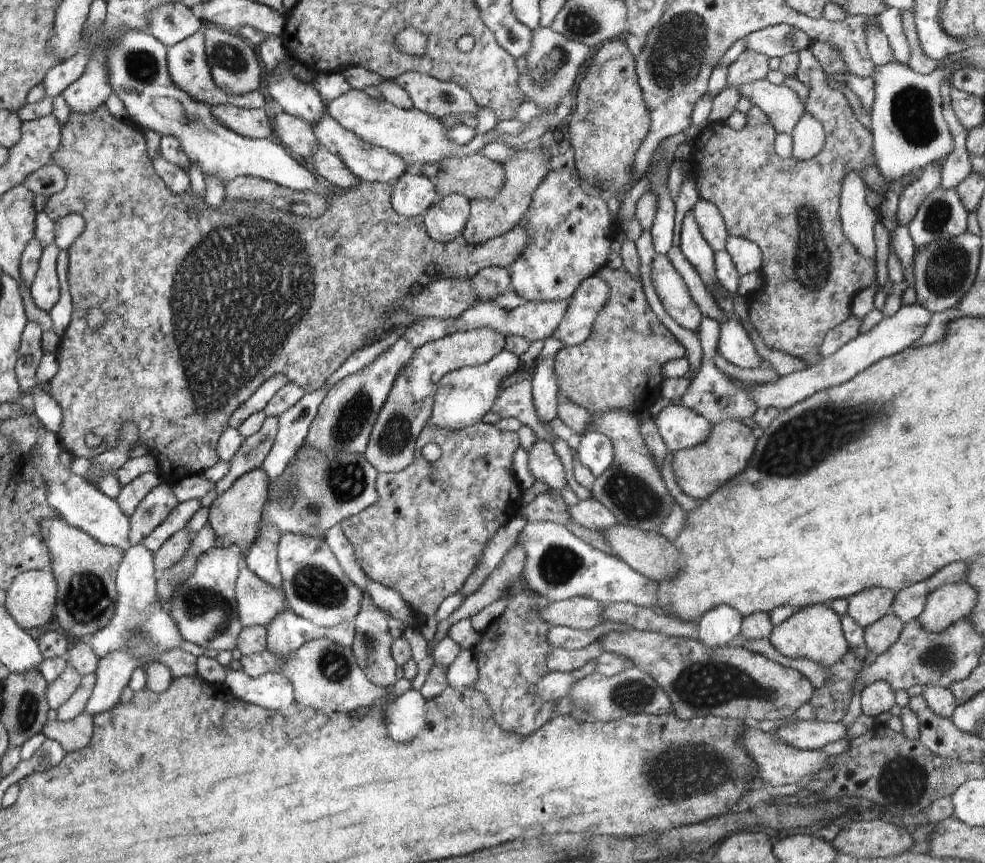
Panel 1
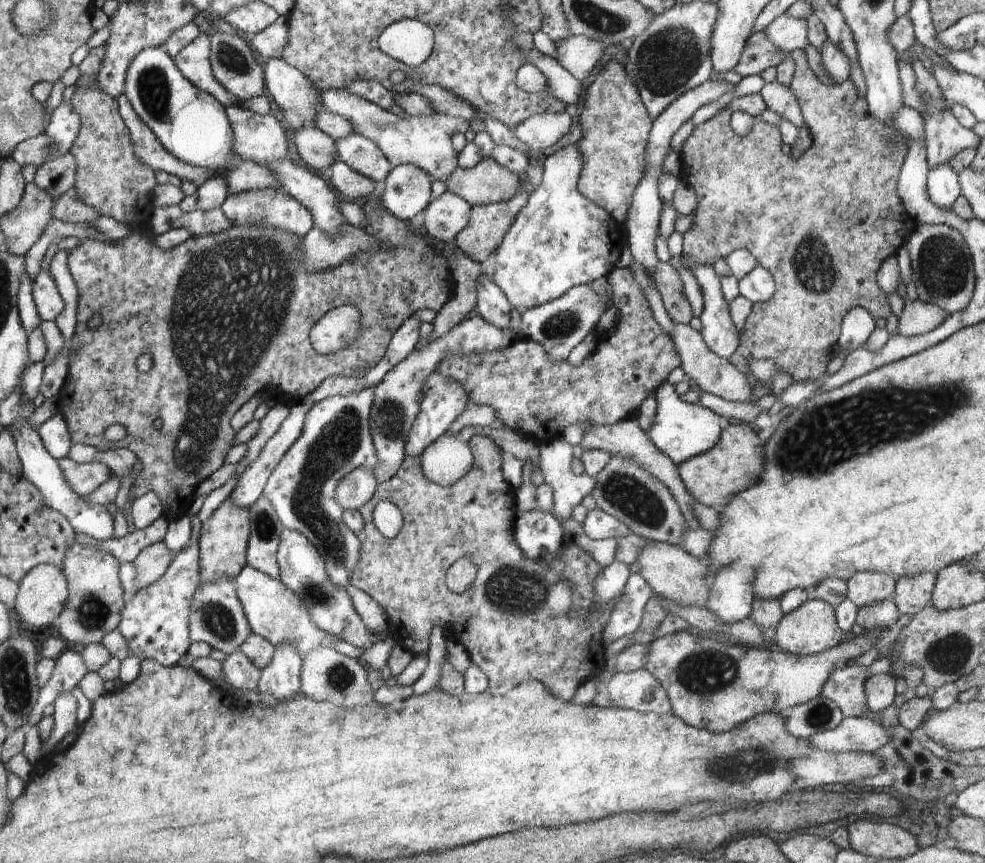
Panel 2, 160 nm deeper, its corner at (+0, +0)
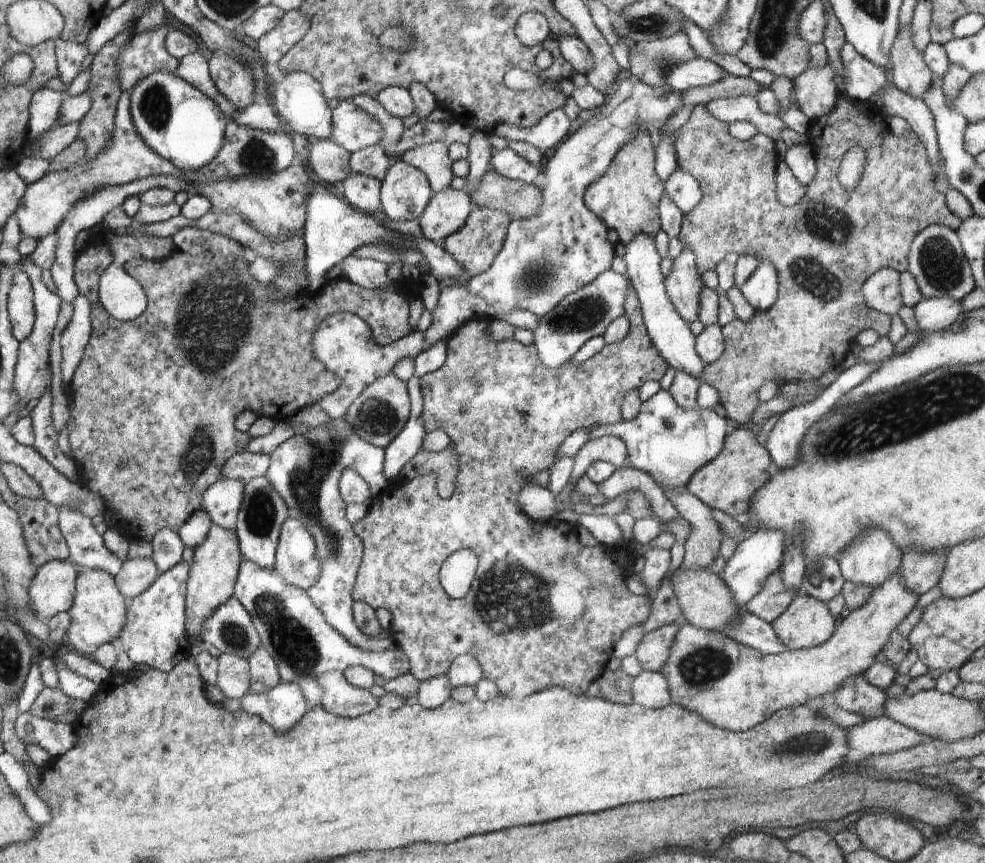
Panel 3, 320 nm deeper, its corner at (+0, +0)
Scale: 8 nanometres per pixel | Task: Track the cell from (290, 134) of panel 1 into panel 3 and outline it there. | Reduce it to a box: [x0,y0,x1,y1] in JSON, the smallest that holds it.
[304,139,350,184]

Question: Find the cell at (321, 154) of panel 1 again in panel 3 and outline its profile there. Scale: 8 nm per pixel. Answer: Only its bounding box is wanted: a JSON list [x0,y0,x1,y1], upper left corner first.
[337,171,381,215]

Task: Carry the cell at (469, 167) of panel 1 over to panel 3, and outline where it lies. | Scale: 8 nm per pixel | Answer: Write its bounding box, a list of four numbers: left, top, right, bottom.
[470,169,542,219]

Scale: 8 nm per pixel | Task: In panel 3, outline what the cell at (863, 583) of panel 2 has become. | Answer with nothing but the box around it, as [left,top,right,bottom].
[837,527,903,588]

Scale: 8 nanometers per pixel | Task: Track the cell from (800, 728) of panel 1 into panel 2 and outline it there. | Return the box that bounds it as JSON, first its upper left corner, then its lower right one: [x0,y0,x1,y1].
[806,717,891,753]

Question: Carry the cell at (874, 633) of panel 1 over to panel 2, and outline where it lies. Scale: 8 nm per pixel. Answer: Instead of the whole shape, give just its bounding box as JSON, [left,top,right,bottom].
[856,600,900,632]

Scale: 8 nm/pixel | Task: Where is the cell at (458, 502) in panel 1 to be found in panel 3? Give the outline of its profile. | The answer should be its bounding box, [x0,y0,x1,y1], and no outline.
[350,284,670,699]

